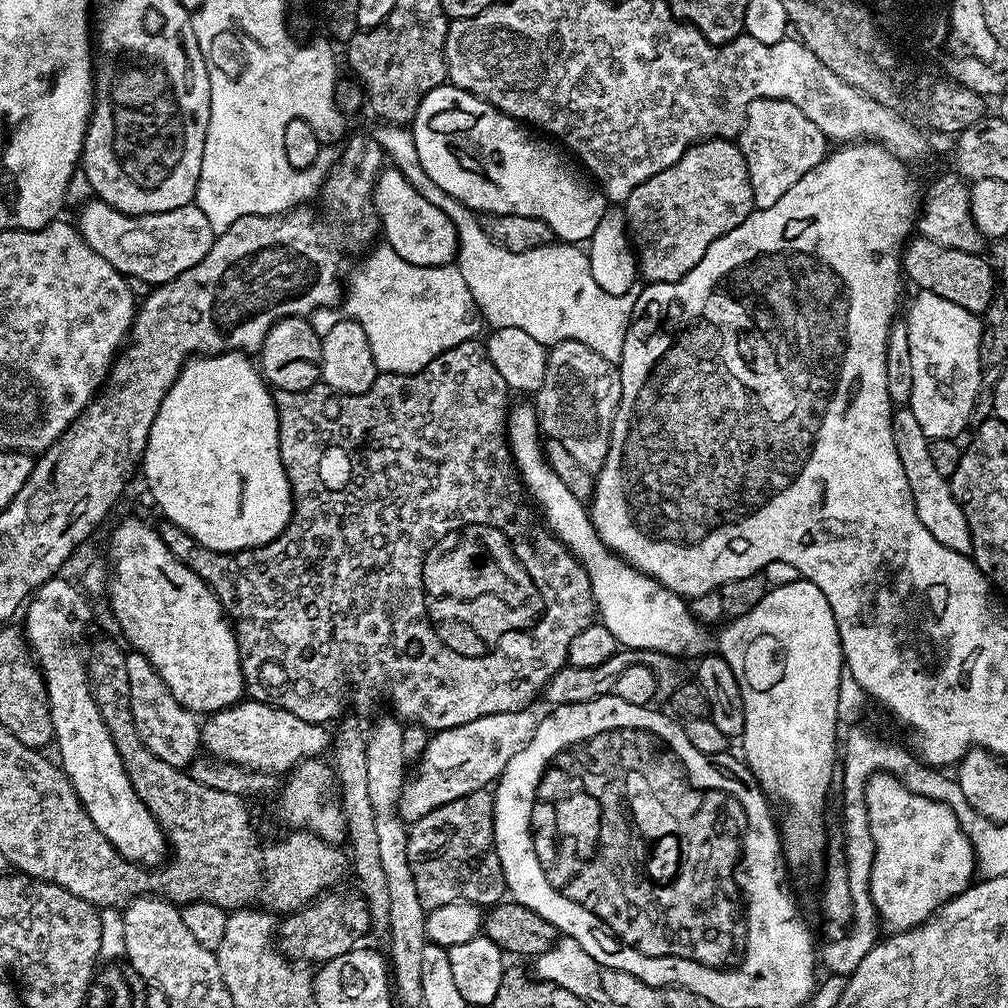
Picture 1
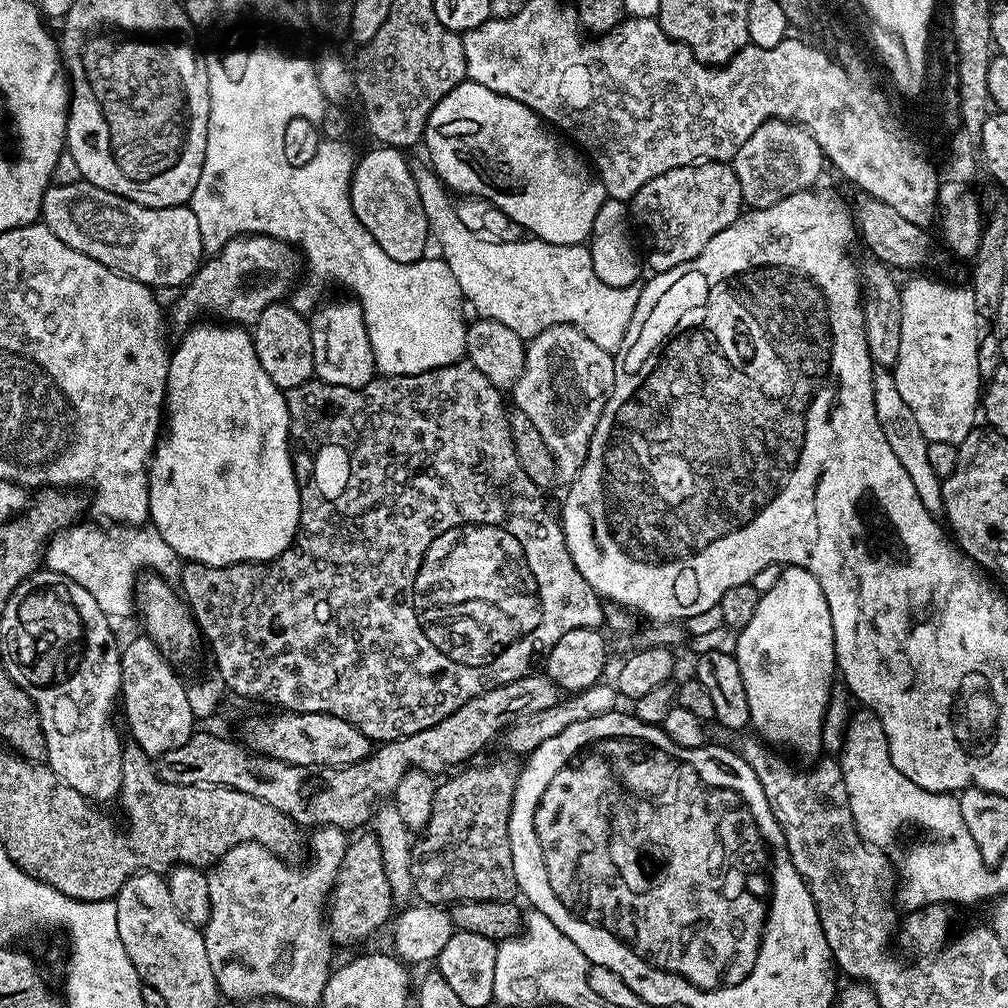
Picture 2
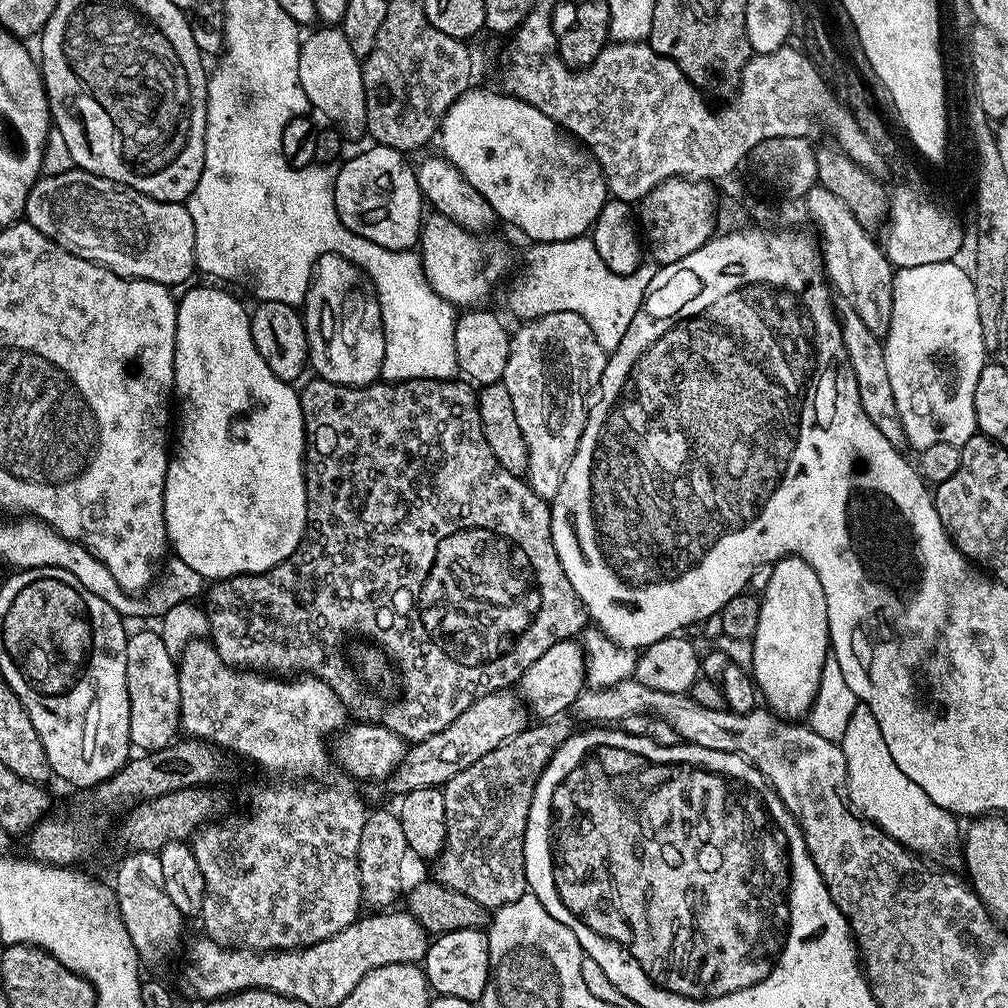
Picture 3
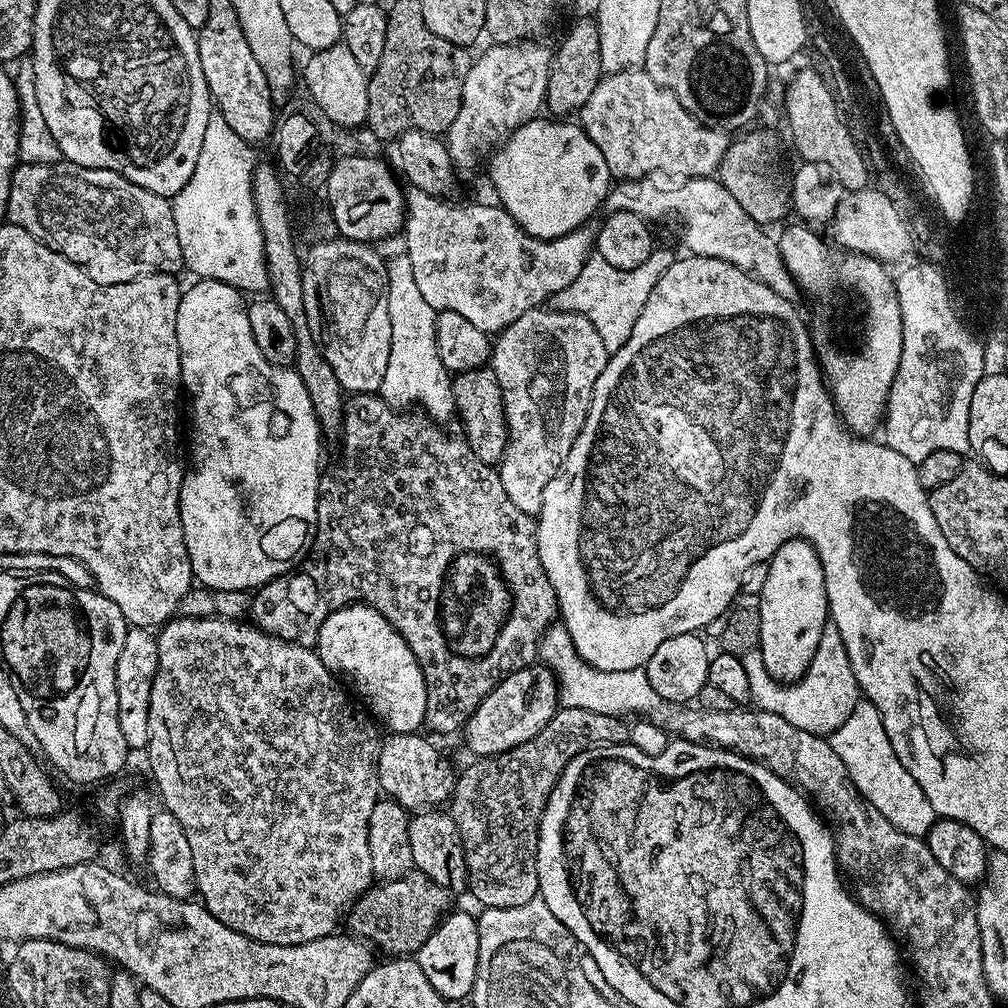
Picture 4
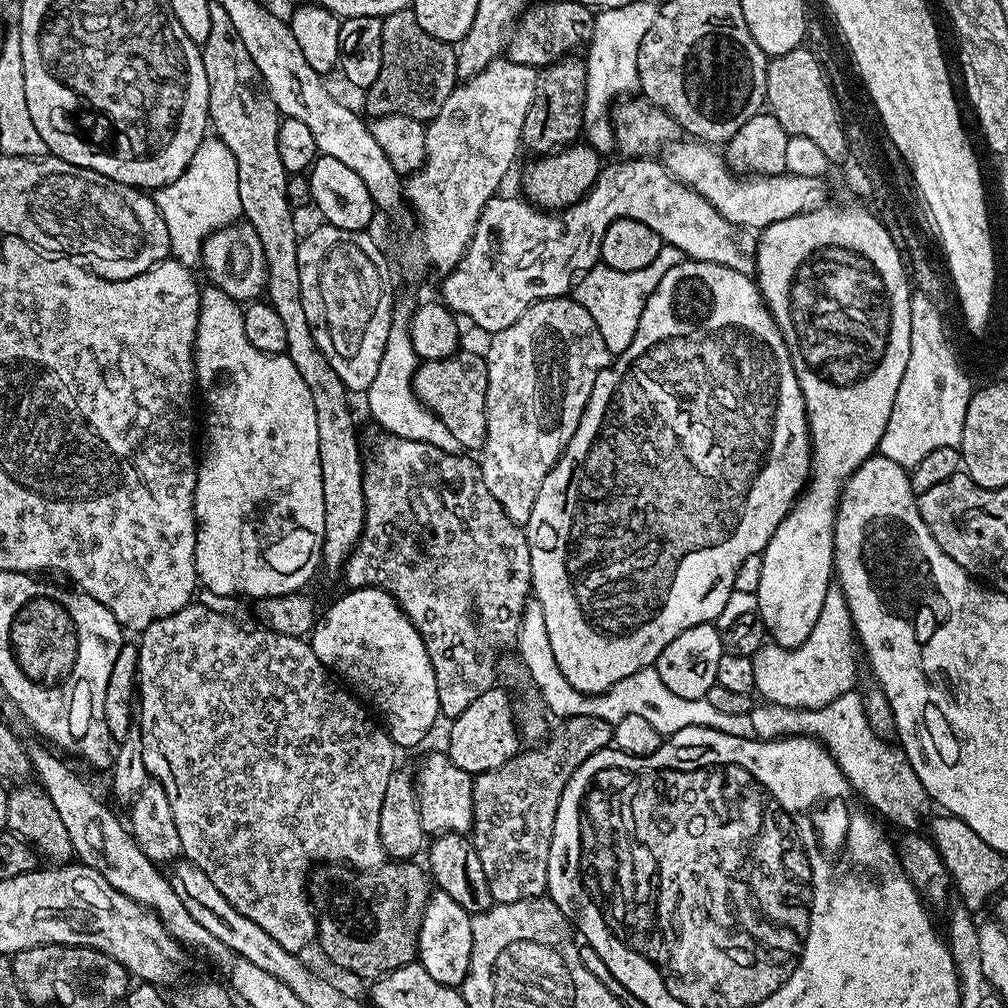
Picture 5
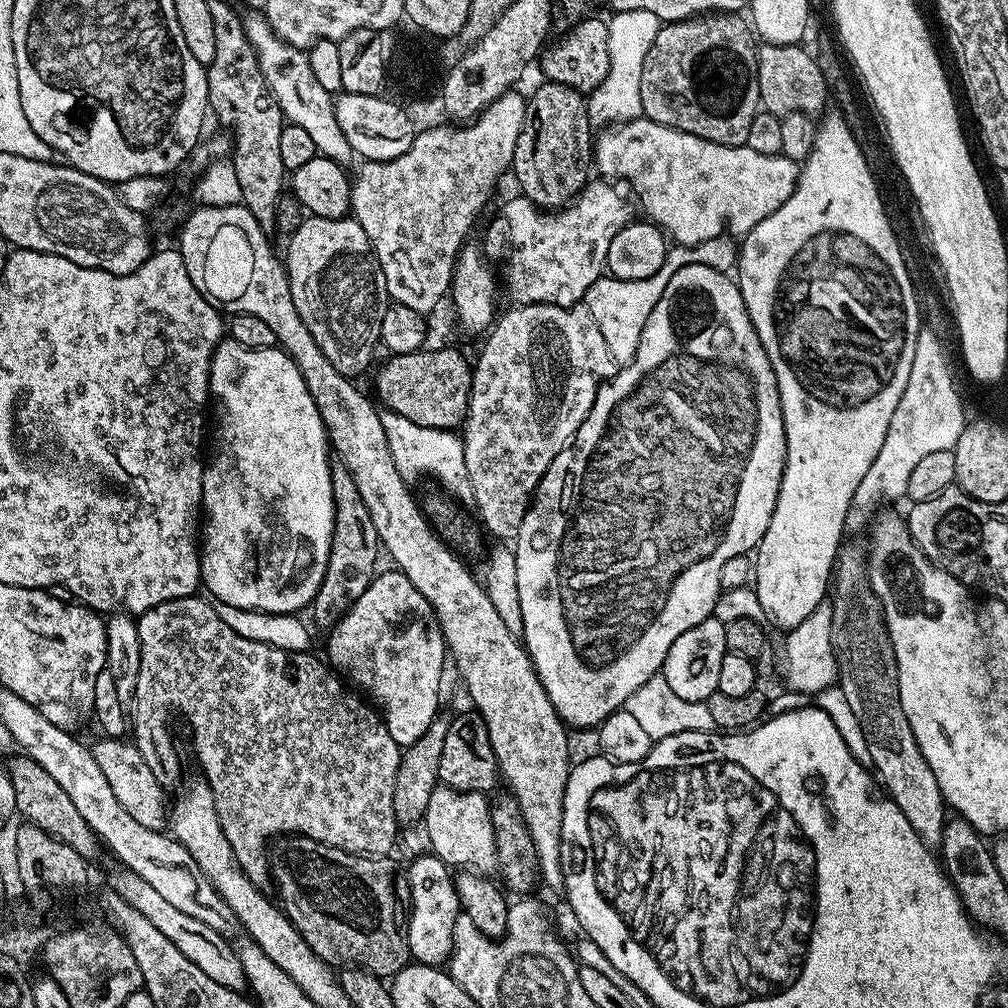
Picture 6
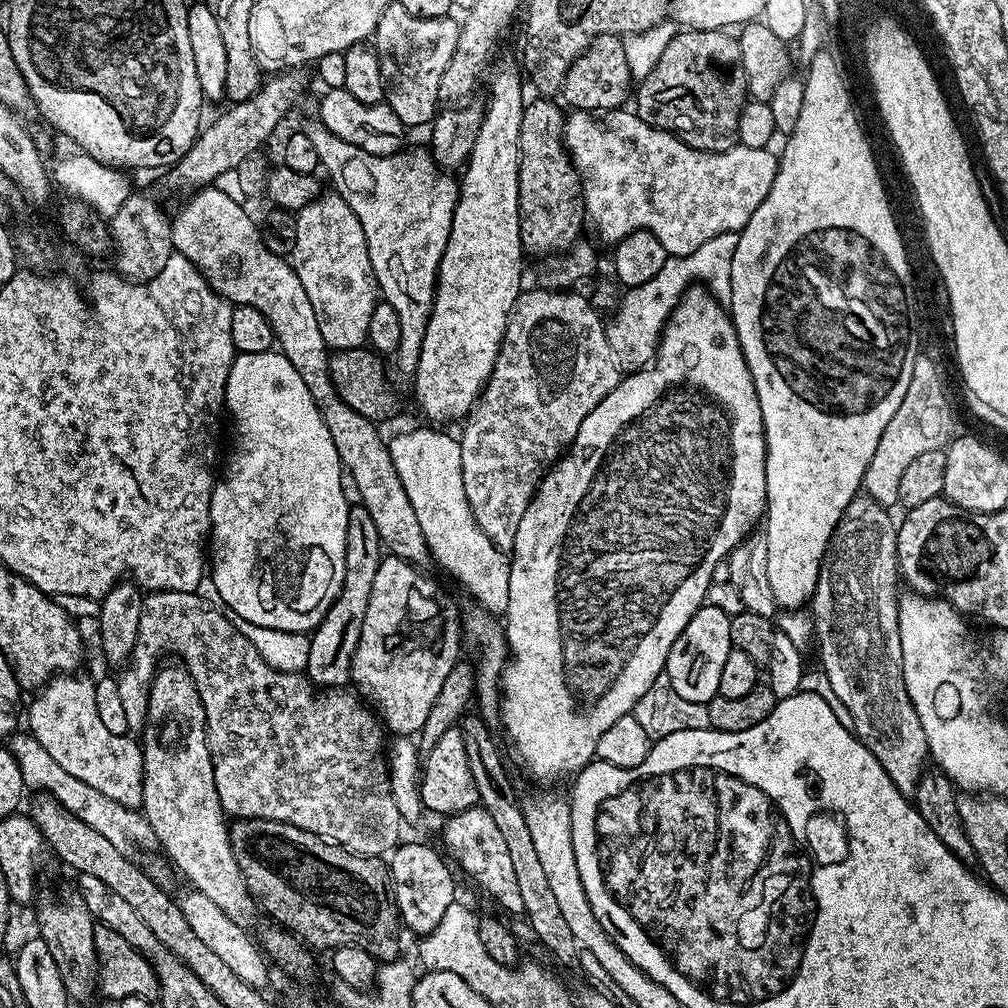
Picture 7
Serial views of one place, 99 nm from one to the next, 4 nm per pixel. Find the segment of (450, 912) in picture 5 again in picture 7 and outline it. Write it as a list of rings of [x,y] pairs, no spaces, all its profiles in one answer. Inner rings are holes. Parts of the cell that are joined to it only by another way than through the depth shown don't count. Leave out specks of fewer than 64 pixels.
[[[404,842],[391,853],[390,875],[396,897],[396,909],[400,911],[403,927],[407,931],[409,928],[410,931],[417,932],[417,937],[423,938],[432,932],[434,926],[442,922],[442,914],[446,914],[446,910],[457,903],[456,880],[452,877],[453,869],[449,861],[445,860],[428,844]]]

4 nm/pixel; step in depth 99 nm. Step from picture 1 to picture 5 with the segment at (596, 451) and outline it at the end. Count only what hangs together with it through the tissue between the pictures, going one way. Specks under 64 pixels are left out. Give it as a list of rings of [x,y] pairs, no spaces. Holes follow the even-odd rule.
[[[555,296],[552,300],[530,306],[526,314],[514,322],[514,326],[506,326],[506,330],[495,333],[489,340],[492,341],[486,351],[488,429],[478,463],[486,490],[494,494],[513,522],[524,526],[534,510],[534,498],[538,498],[538,490],[542,490],[542,482],[546,482],[546,474],[550,474],[570,438],[574,438],[574,430],[578,430],[578,422],[588,405],[596,375],[609,367],[608,341],[598,334],[594,318],[590,318],[575,298],[568,296]]]

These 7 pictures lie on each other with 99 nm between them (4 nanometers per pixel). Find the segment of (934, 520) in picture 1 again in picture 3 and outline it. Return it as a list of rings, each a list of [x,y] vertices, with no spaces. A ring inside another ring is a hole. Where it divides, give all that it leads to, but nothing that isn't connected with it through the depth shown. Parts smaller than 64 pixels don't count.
[[[831,286],[830,294],[842,330],[843,344],[846,346],[848,360],[854,370],[855,381],[858,382],[859,401],[862,402],[863,412],[870,418],[870,422],[878,426],[878,430],[885,435],[887,441],[890,441],[895,448],[905,449],[908,444],[905,438],[905,428],[902,426],[894,403],[894,392],[891,389],[890,376],[886,369],[883,343],[879,337],[876,337],[863,325],[862,318],[855,313],[856,308],[853,308],[852,301],[848,300],[840,287]]]

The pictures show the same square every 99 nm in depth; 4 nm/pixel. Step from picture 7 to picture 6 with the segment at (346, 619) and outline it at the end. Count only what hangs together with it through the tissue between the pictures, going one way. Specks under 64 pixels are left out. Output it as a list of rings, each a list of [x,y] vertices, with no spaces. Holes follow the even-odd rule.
[[[344,463],[332,464],[332,493],[334,494],[334,534],[330,546],[330,562],[326,566],[326,574],[318,594],[312,599],[310,613],[316,624],[323,630],[331,630],[362,598],[362,594],[370,586],[372,577],[377,575],[376,559],[382,556],[378,530],[374,530],[374,518],[370,518],[370,510],[366,510],[366,502],[362,502],[362,494],[354,484],[354,478]]]

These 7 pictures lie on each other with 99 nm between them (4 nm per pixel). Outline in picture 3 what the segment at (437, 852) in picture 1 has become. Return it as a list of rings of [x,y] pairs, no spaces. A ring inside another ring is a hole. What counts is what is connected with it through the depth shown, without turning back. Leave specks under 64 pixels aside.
[[[557,718],[525,728],[502,746],[495,747],[490,753],[478,758],[477,762],[442,786],[447,816],[447,840],[434,862],[433,879],[448,889],[465,894],[489,910],[509,905],[527,895],[524,858],[526,819],[529,817],[530,802],[533,801],[534,786],[537,785],[542,770],[549,764],[558,746],[568,740],[574,731],[574,726],[567,720],[569,719]]]

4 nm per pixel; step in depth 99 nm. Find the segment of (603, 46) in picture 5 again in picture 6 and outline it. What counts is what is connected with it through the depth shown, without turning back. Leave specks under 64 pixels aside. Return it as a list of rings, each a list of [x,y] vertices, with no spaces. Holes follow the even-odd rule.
[[[646,10],[617,12],[607,21],[609,30],[609,74],[590,95],[588,120],[593,126],[612,126],[617,122],[638,120],[644,116],[642,110],[642,66],[662,22]]]

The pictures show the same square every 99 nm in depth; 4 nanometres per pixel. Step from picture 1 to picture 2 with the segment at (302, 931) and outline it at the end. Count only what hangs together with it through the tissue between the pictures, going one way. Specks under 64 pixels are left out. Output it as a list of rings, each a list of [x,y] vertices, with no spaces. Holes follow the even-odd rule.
[[[368,834],[358,837],[357,840],[356,837],[349,839],[342,866],[336,875],[336,886],[326,905],[328,935],[337,945],[356,944],[359,940],[374,935],[393,916],[390,881],[386,878],[386,866],[382,862],[382,846],[378,838],[375,834]]]

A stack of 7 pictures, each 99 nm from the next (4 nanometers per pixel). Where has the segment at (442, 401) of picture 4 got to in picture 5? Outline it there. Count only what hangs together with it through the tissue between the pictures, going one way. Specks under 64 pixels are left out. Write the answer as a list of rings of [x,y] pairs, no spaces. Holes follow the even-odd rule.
[[[394,330],[388,335],[386,350],[382,354],[382,366],[378,366],[378,378],[370,382],[366,393],[368,412],[381,424],[383,431],[390,436],[421,440],[430,446],[438,446],[443,452],[461,451],[458,438],[446,430],[446,426],[431,410],[421,404],[412,387],[412,377],[416,374],[418,357],[412,345],[411,331]]]

